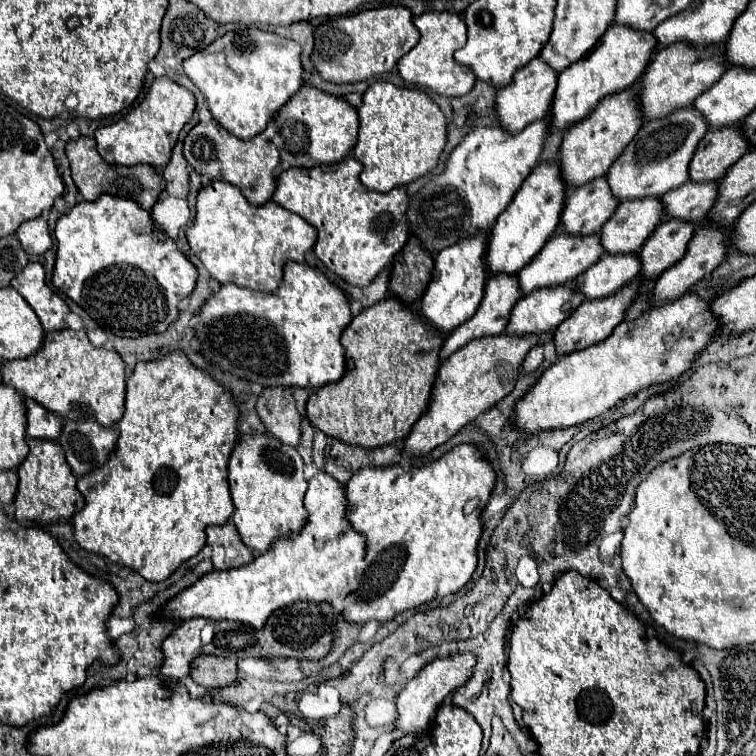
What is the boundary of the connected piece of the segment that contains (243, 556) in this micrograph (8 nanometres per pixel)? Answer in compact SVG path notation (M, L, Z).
M228 521L224 525L206 527L208 545L212 547L212 563L214 569L230 569L246 565L254 559L254 551L250 551L236 531L236 527Z

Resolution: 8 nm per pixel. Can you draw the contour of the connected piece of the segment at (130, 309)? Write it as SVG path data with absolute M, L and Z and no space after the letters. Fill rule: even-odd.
M104 193L96 201L80 201L56 221L54 235L58 249L52 285L80 305L102 329L108 329L118 337L142 337L148 333L166 331L178 317L180 299L188 297L196 285L196 267L168 235L154 227L150 213L140 209L130 199Z

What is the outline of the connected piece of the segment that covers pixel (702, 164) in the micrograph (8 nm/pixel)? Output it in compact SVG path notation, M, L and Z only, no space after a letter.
M726 127L708 131L704 135L690 161L692 183L720 181L726 175L728 167L748 151L746 139L742 139L738 131L740 127Z

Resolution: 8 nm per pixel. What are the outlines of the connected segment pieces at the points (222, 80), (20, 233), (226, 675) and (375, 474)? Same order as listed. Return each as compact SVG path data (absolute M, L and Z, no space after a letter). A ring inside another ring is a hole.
M254 27L240 31L240 45L236 43L236 33L218 37L198 55L184 59L182 69L206 97L212 117L238 139L250 139L264 131L272 115L302 85L300 45Z
M42 217L22 223L14 235L18 237L18 241L22 243L22 249L28 255L44 255L52 247L52 237L50 237L48 225Z
M198 655L192 661L190 677L204 689L222 689L236 679L236 659Z
M458 445L440 459L406 471L400 465L358 471L346 483L346 519L354 529L366 535L366 569L360 573L358 589L344 601L344 611L340 613L344 621L352 625L378 621L384 625L402 611L460 591L476 569L476 545L482 533L480 513L490 499L492 487L494 471L472 445ZM470 499L478 499L478 505L466 515L464 505Z

